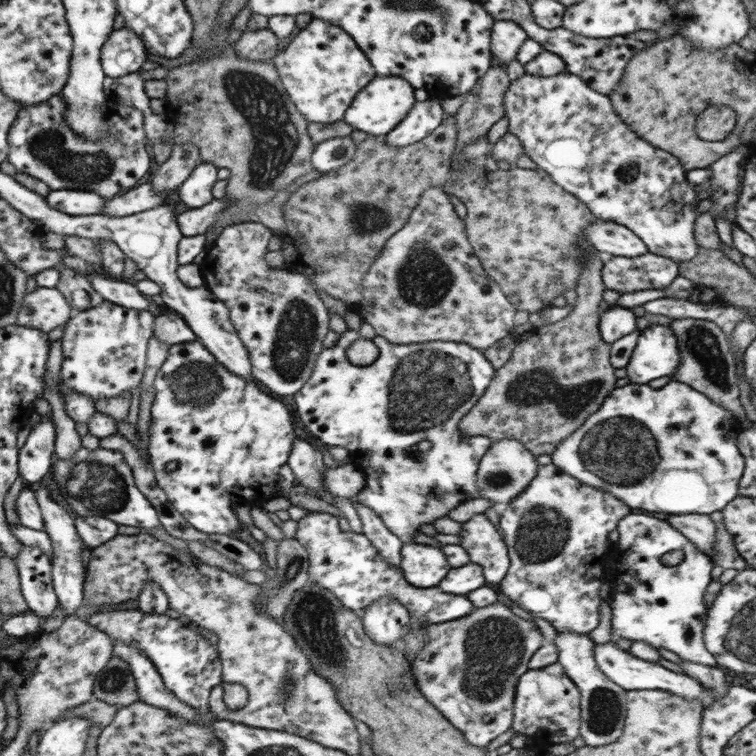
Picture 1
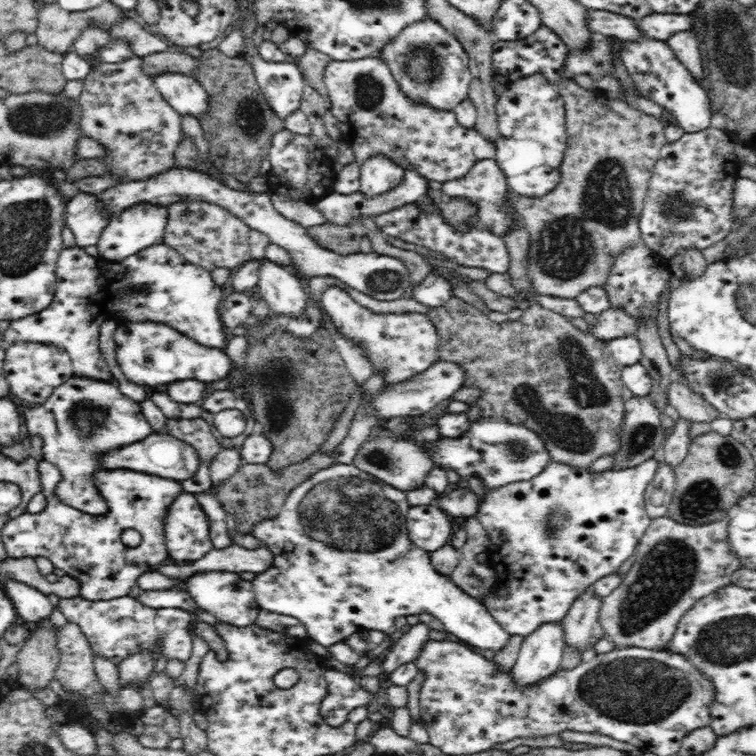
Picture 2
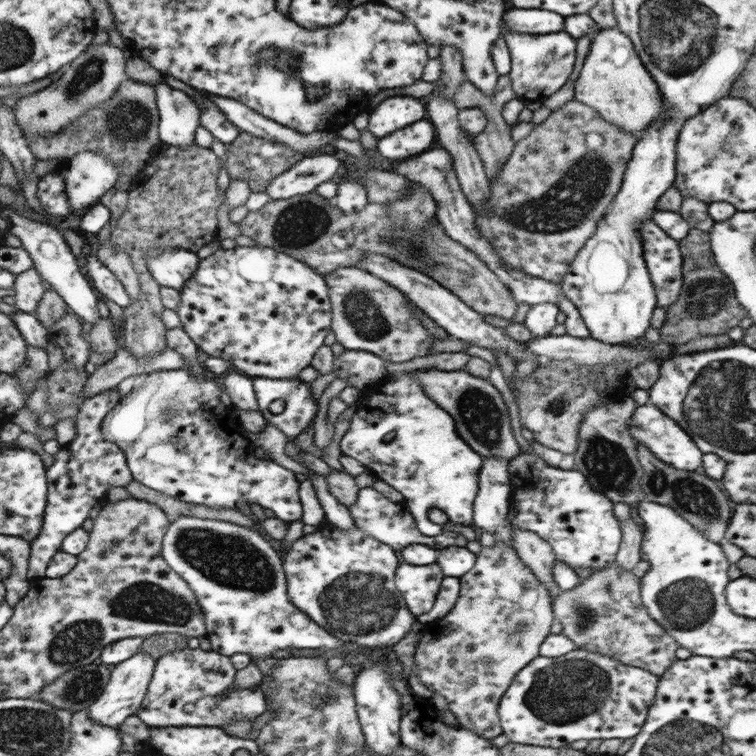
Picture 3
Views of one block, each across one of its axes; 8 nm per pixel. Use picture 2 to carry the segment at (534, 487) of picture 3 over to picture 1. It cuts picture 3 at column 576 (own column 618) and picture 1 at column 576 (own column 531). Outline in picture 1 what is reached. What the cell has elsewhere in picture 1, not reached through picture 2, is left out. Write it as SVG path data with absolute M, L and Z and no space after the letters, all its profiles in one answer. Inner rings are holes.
M553 463L539 466L537 476L522 494L509 503L498 524L510 557L510 568L500 582L504 596L531 615L548 620L557 632L588 635L601 623L600 604L603 600L599 593L601 581L605 578L609 535L628 514L630 508L626 504L575 480Z

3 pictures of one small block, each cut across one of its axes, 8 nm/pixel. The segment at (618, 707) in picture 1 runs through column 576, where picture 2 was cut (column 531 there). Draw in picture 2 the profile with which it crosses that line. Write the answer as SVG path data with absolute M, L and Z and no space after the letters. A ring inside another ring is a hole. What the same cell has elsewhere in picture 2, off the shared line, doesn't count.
M546 622L525 636L511 668L513 681L519 686L534 686L552 675L562 662L564 631L561 622Z

